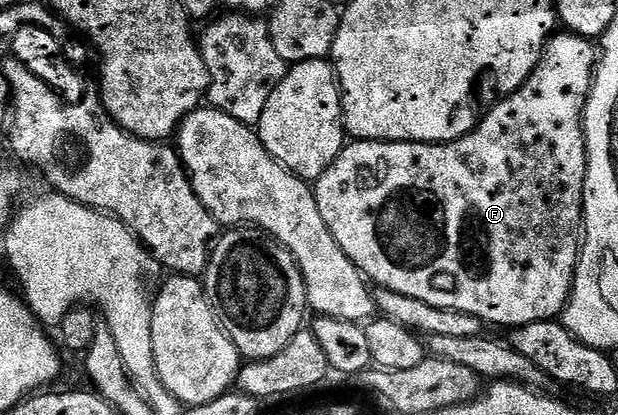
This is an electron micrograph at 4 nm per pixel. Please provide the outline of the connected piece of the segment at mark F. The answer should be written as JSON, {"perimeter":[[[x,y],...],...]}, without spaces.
{"perimeter":[[[574,33],[559,34],[552,34],[551,38],[548,39],[546,47],[543,48],[543,56],[539,59],[539,64],[533,69],[533,73],[525,81],[525,85],[517,88],[512,95],[500,98],[498,100],[500,103],[484,119],[482,116],[468,135],[462,135],[459,139],[452,141],[452,143],[373,143],[370,141],[351,141],[344,146],[343,152],[335,158],[335,163],[329,165],[329,169],[325,169],[325,173],[321,173],[319,179],[314,180],[313,190],[317,201],[317,209],[321,209],[321,217],[329,229],[329,233],[333,233],[337,245],[341,245],[341,249],[351,258],[353,265],[359,268],[372,284],[374,284],[373,282],[379,283],[375,285],[378,285],[382,290],[396,291],[405,297],[417,297],[417,301],[425,301],[434,307],[469,313],[473,317],[483,320],[484,324],[491,325],[491,323],[496,323],[499,327],[507,327],[506,329],[524,327],[530,323],[545,321],[546,319],[555,321],[562,316],[563,310],[567,308],[571,298],[571,287],[575,284],[575,266],[579,263],[581,228],[583,226],[583,190],[585,189],[585,177],[587,176],[587,142],[583,136],[583,110],[587,104],[588,97],[591,95],[591,85],[597,66],[597,51],[596,48],[595,51],[591,48],[594,47],[592,40],[584,39],[582,35]]]}

